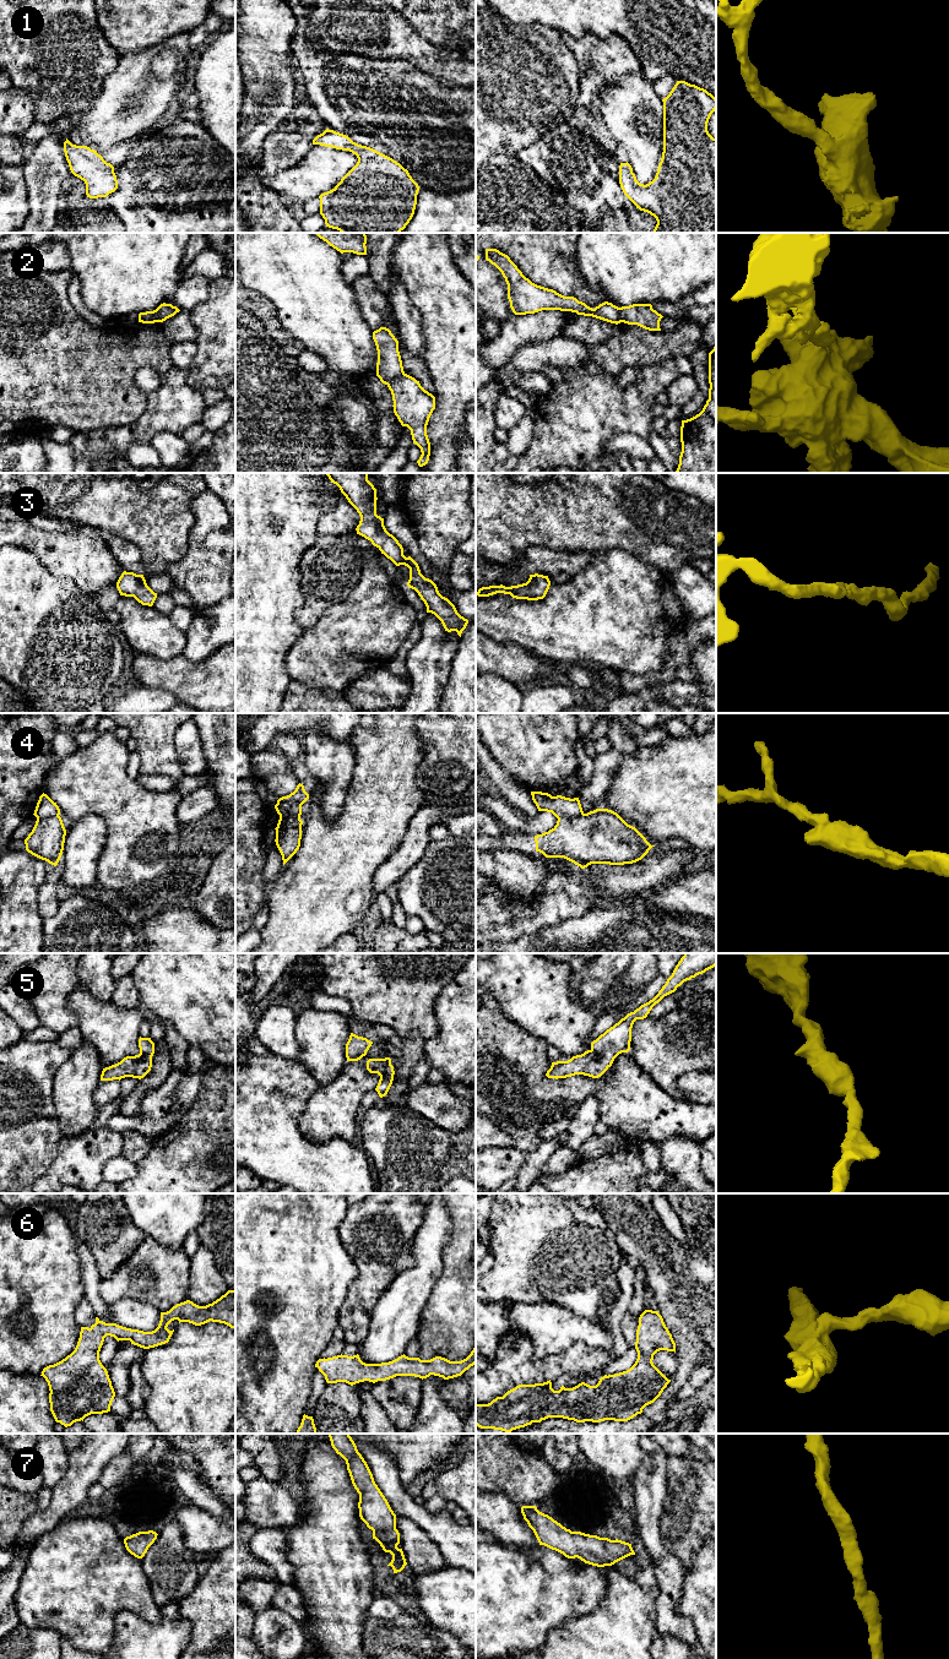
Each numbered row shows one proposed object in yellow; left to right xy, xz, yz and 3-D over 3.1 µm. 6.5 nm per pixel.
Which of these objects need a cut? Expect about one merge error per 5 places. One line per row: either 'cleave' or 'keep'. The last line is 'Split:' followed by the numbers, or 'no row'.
1: keep
2: cleave
3: keep
4: cleave
5: keep
6: keep
7: keep
Split: 2, 4

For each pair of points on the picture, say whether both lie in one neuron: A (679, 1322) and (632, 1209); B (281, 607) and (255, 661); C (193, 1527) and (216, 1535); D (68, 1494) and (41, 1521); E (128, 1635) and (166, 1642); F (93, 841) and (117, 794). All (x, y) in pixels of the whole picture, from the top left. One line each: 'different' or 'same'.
A: same
B: same
C: same
D: same
E: same
F: different

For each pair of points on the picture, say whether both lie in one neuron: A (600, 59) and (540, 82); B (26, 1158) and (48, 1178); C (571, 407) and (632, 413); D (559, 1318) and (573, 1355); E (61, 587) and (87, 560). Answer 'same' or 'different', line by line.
A: different
B: different
C: same
D: different
E: different

